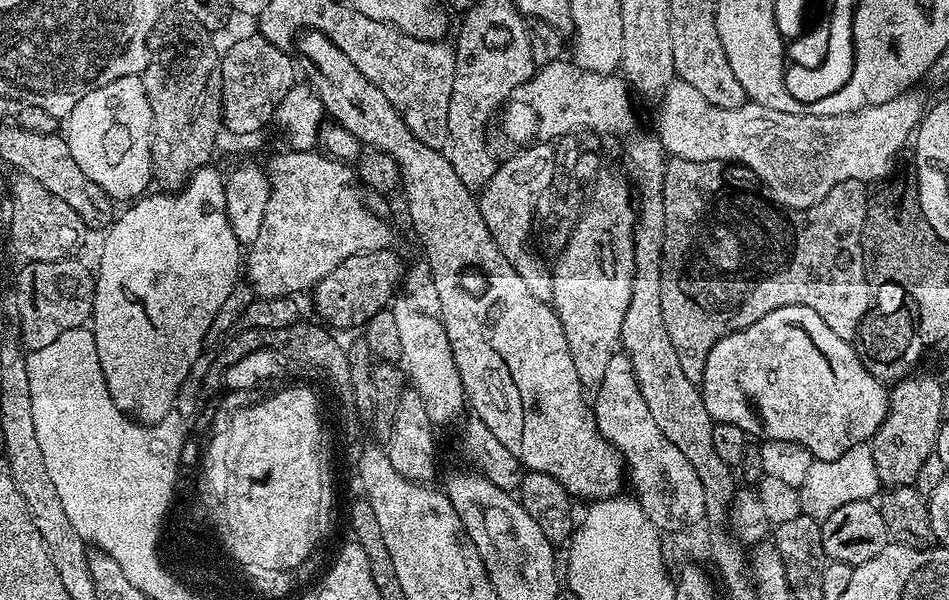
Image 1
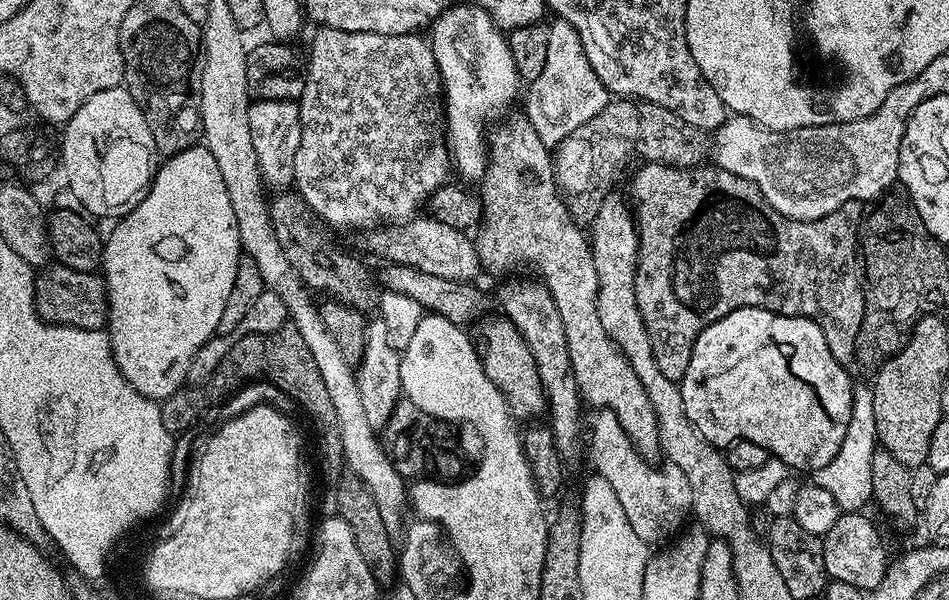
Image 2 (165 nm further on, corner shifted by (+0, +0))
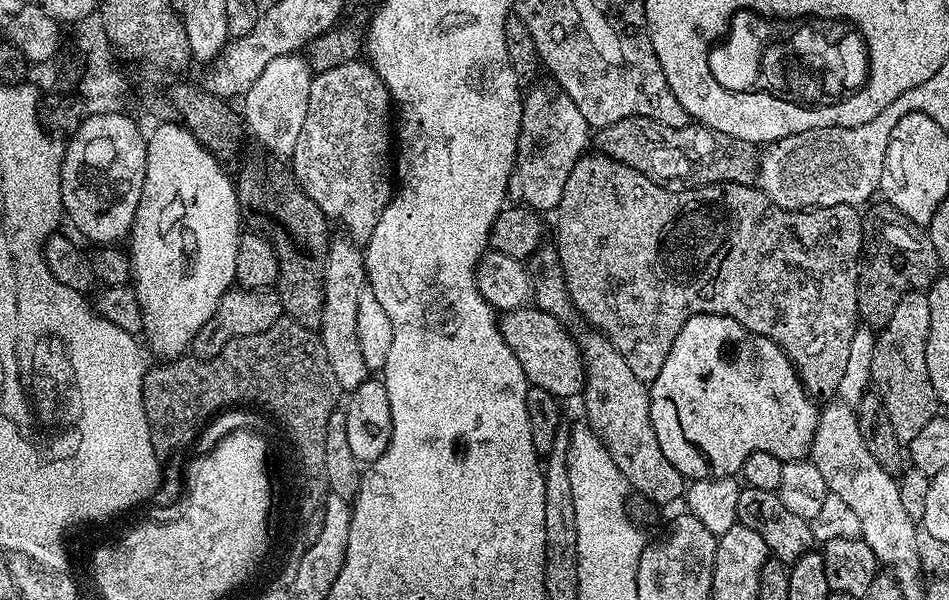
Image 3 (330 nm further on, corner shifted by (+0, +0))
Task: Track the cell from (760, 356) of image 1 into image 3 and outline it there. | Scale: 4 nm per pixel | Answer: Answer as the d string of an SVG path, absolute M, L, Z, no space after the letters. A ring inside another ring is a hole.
M698 314L678 330L678 338L674 338L674 346L670 346L670 354L658 370L658 378L650 381L648 388L650 398L650 422L654 426L654 434L658 438L658 446L662 446L662 454L689 481L706 480L713 476L735 477L744 464L745 458L751 452L769 452L774 454L774 458L779 460L803 460L812 451L814 434L818 430L821 409L815 408L813 397L808 395L796 370L795 364L790 357L782 351L775 342L765 336L759 336L753 332L748 332L737 320L729 316L711 316L710 314Z

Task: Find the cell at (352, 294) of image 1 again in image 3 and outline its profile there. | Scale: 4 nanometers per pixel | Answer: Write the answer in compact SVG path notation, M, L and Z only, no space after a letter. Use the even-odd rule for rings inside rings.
M525 306L503 313L499 317L498 327L506 346L514 350L514 358L518 358L518 366L522 366L531 387L546 390L557 398L579 397L583 393L584 354L580 350L577 337L572 337L564 329L565 321L549 312L543 312L541 308Z

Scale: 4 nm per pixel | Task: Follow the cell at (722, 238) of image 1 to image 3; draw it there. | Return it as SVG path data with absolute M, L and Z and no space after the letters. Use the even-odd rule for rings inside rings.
M585 154L578 158L578 162L574 162L574 170L570 170L570 178L566 178L566 186L562 189L562 202L558 202L554 219L556 219L556 250L560 254L558 267L564 273L573 309L577 313L581 312L592 323L589 325L595 331L604 333L611 340L612 345L622 354L622 358L626 358L626 366L630 366L634 378L645 382L658 378L658 370L662 370L670 354L670 346L674 346L674 338L678 338L678 330L682 330L682 326L686 326L690 318L698 314L710 314L734 318L748 332L765 336L775 342L795 364L799 378L804 383L809 396L832 398L839 393L842 374L846 374L846 361L850 358L850 342L854 342L860 315L856 301L856 287L860 281L862 267L864 221L861 213L853 205L839 204L811 210L783 208L751 183L712 184L701 188L686 188L682 192L669 192L650 178L646 178L646 174L620 164L614 158L603 154L597 156Z

